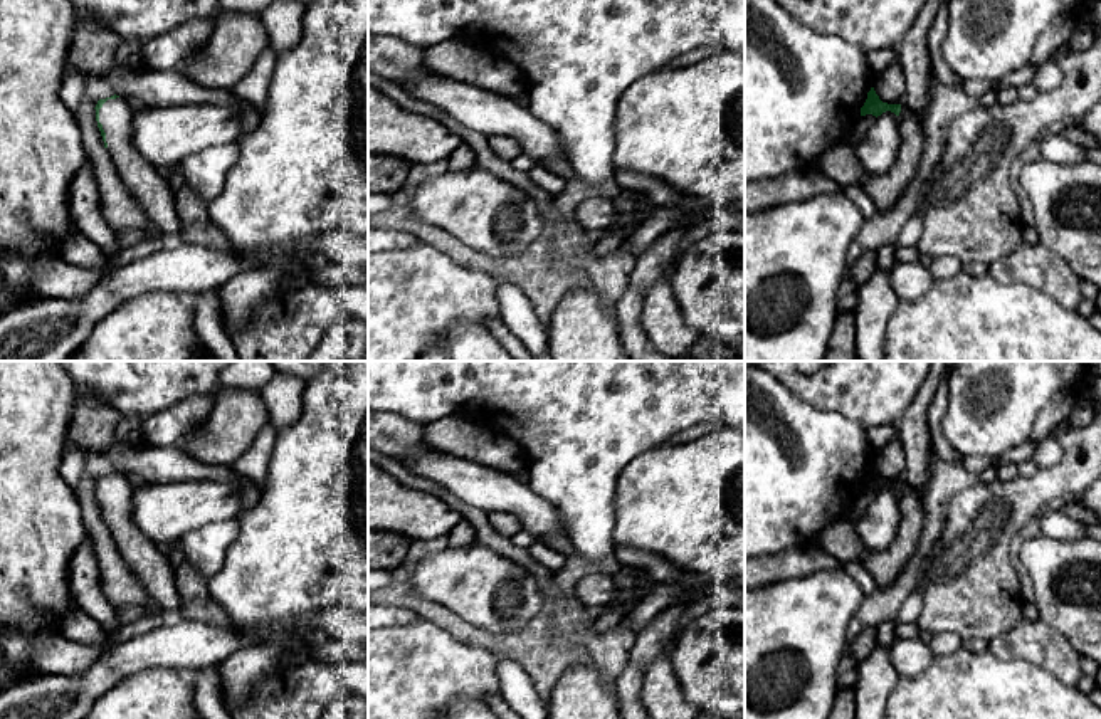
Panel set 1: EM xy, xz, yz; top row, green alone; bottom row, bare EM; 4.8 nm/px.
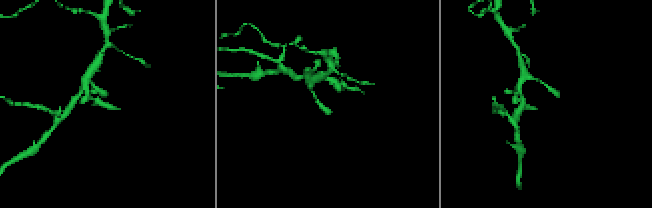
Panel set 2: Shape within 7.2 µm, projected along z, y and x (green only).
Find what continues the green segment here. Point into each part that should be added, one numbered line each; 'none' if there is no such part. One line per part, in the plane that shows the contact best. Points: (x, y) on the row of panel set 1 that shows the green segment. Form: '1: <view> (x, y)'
1: xy (152, 190)

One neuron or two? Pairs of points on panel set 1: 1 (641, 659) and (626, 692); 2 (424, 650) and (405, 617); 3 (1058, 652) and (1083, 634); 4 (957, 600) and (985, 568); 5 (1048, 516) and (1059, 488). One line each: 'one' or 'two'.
1: one
2: two
3: two
4: one
5: two

